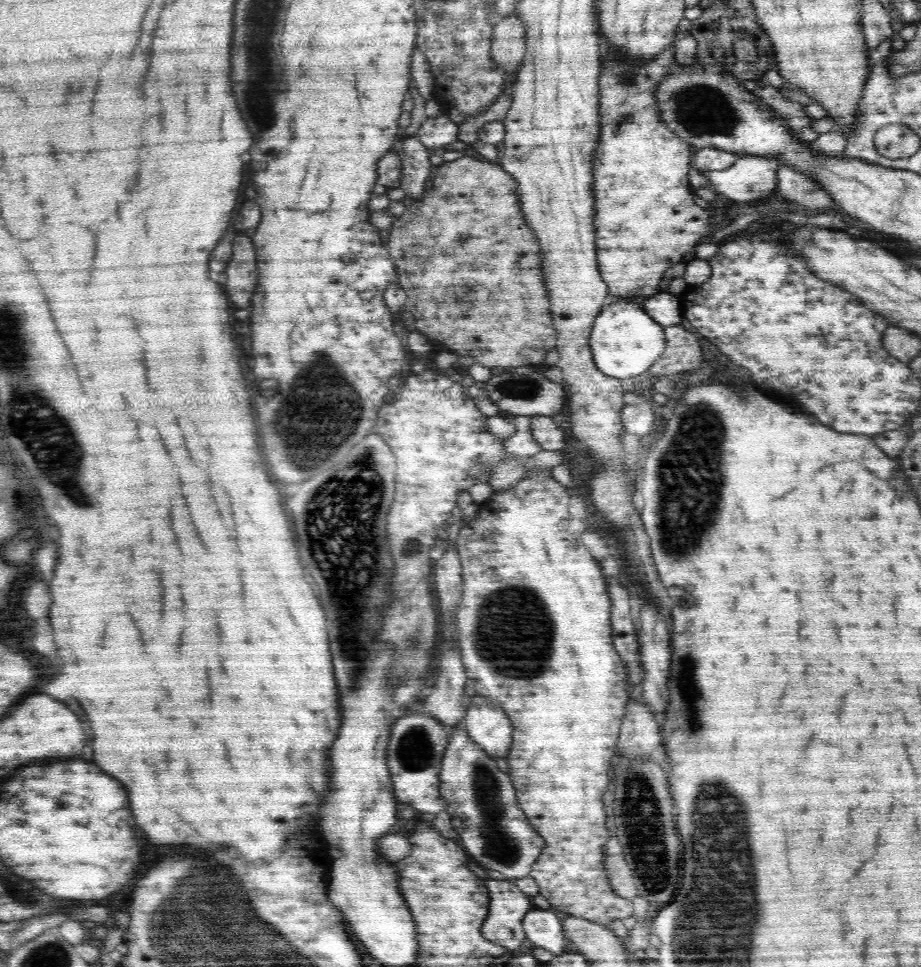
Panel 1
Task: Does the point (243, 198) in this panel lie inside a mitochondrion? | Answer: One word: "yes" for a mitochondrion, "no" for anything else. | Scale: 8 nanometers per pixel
no

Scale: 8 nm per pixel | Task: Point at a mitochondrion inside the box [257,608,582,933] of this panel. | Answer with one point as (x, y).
(497, 838)

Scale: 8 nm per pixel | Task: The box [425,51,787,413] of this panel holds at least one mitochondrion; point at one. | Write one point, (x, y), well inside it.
(702, 110)

